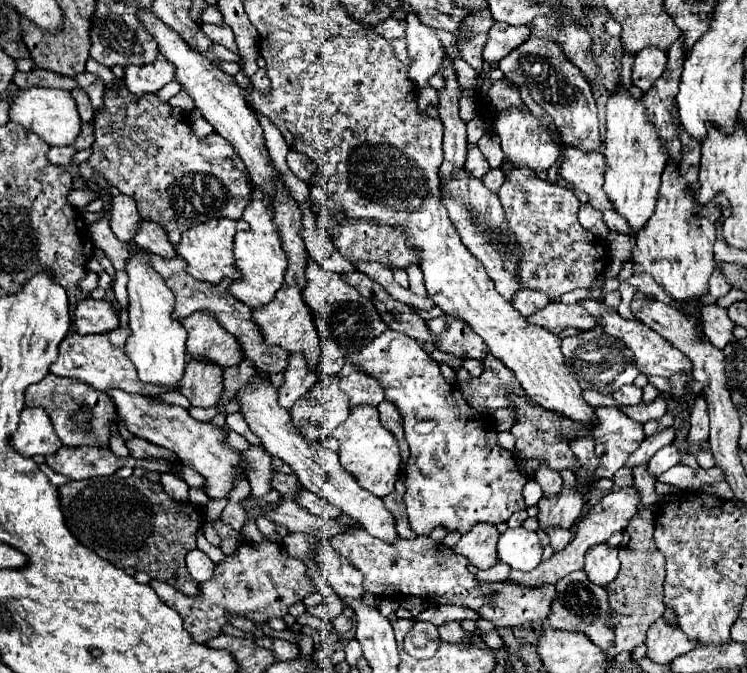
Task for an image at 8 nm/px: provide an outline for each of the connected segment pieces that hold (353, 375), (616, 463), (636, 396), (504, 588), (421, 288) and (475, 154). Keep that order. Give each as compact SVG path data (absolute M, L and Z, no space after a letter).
M347 362L343 366L343 370L339 372L339 378L341 378L343 392L351 400L351 406L355 406L355 404L375 404L377 406L379 402L385 400L385 392L381 388L381 384L375 378L363 374L351 362Z
M595 408L597 424L591 430L597 438L595 454L599 458L599 468L595 476L613 478L613 474L625 466L627 458L639 448L645 440L643 424L627 418L619 408Z
M635 384L619 388L613 396L615 396L621 404L625 404L625 406L635 406L635 404L641 404L641 402L643 402L643 398L641 398L641 396L643 396L643 390L637 388Z
M357 526L359 532L331 538L331 546L341 556L347 556L365 576L363 588L379 598L407 598L419 596L431 604L457 604L475 610L481 618L493 622L495 626L523 626L527 622L543 622L551 612L551 600L555 598L555 586L545 584L543 588L515 588L513 584L495 582L483 584L467 570L469 560L459 556L441 542L429 536L419 536L415 540L399 538L395 544L387 544L371 536L365 528Z
M409 264L405 268L407 276L409 276L409 288L419 294L419 296L427 296L427 290L425 290L425 284L423 284L423 274L421 274L421 268L417 264Z
M469 144L465 164L467 164L467 172L471 172L473 176L479 176L479 178L483 178L491 170L489 162L483 158L483 154L479 152L479 148L475 144Z

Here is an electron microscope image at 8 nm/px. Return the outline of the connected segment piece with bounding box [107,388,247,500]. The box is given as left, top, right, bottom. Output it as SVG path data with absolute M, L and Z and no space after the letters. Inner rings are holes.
M117 388L107 394L115 400L117 412L133 436L139 436L151 444L157 444L161 448L175 452L179 460L183 460L185 464L191 464L205 478L203 492L211 500L227 498L229 492L235 488L237 476L247 474L241 452L235 448L229 448L225 444L225 440L227 440L225 428L217 428L211 422L199 422L199 420L191 418L191 414L185 408L157 402L149 396L129 394L129 392L123 392Z

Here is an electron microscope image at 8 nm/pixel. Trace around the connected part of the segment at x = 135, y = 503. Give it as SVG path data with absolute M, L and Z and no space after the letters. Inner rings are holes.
M103 476L69 482L59 488L61 508L71 534L95 550L117 568L147 572L153 580L163 580L187 596L195 596L197 582L185 566L187 552L197 548L197 532L205 524L205 506L179 502L165 494L159 482L147 478Z

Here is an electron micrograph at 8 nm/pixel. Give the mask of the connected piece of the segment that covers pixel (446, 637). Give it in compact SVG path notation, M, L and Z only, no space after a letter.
M447 622L443 626L439 626L439 636L443 642L449 642L449 644L465 644L465 640L471 636L471 632L463 630L459 622Z

